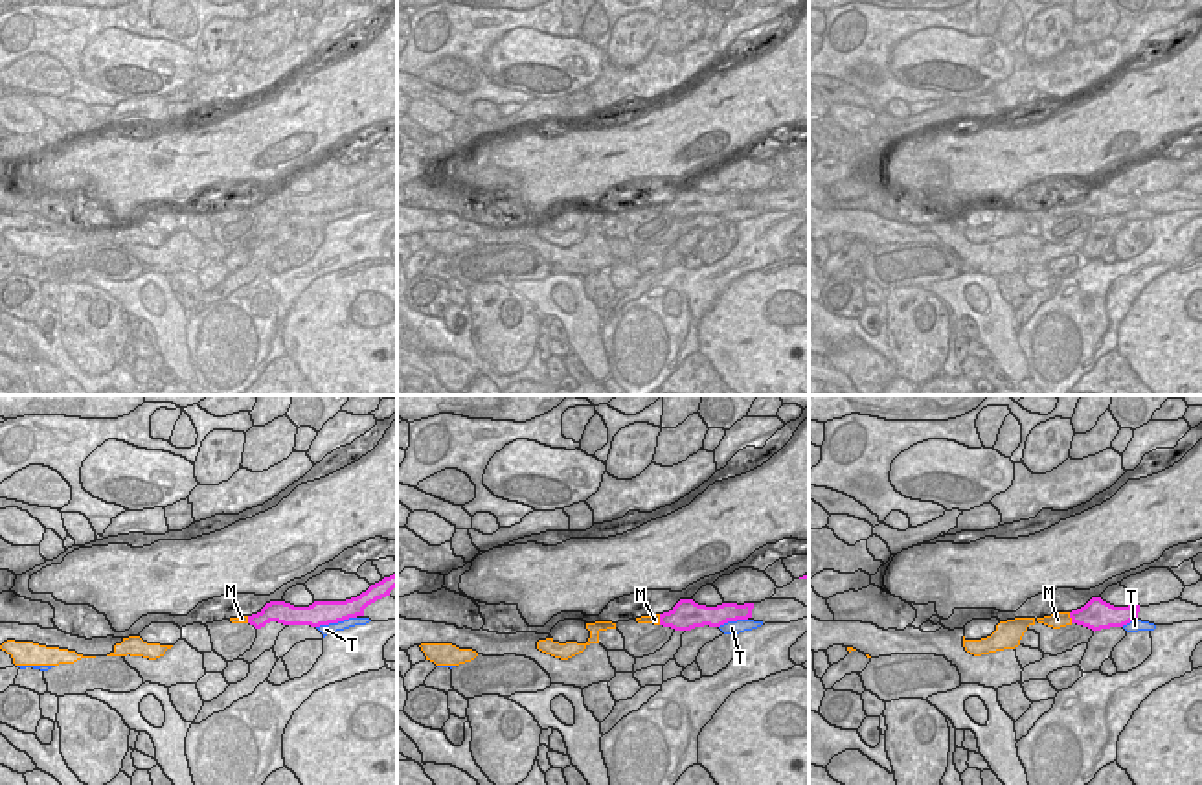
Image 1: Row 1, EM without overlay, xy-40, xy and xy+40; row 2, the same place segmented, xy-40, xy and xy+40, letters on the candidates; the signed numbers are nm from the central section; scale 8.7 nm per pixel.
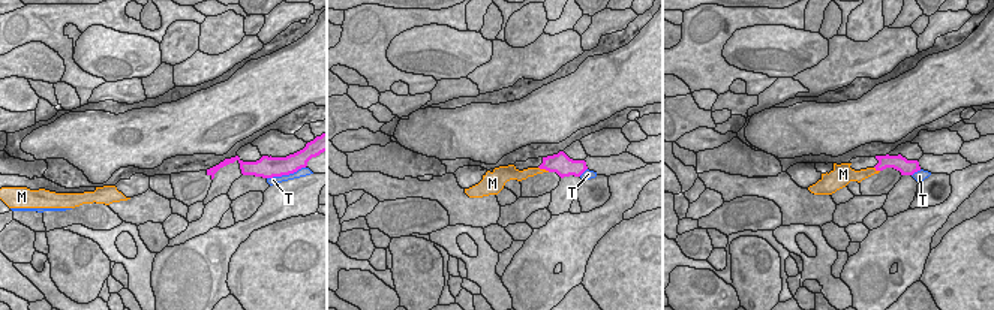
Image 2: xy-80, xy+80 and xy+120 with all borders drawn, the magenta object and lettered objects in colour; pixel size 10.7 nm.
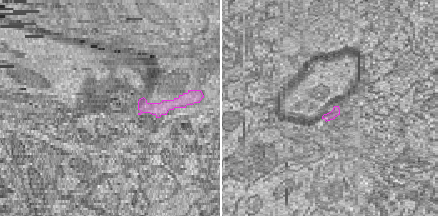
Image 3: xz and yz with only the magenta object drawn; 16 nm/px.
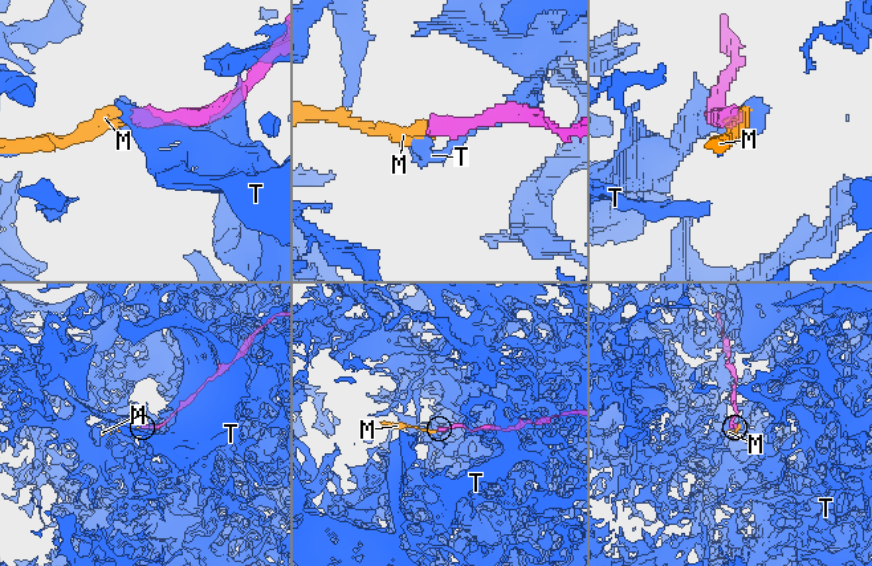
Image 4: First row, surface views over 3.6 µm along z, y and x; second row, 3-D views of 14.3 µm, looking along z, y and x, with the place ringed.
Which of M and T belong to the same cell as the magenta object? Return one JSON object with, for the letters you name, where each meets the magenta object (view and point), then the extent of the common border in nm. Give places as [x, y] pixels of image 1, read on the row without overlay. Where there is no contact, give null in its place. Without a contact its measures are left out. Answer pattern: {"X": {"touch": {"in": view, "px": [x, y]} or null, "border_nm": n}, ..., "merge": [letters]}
{"M": {"touch": {"in": "xy+40", "px": [1070, 204]}, "border_nm": 100}, "merge": ["M"]}

